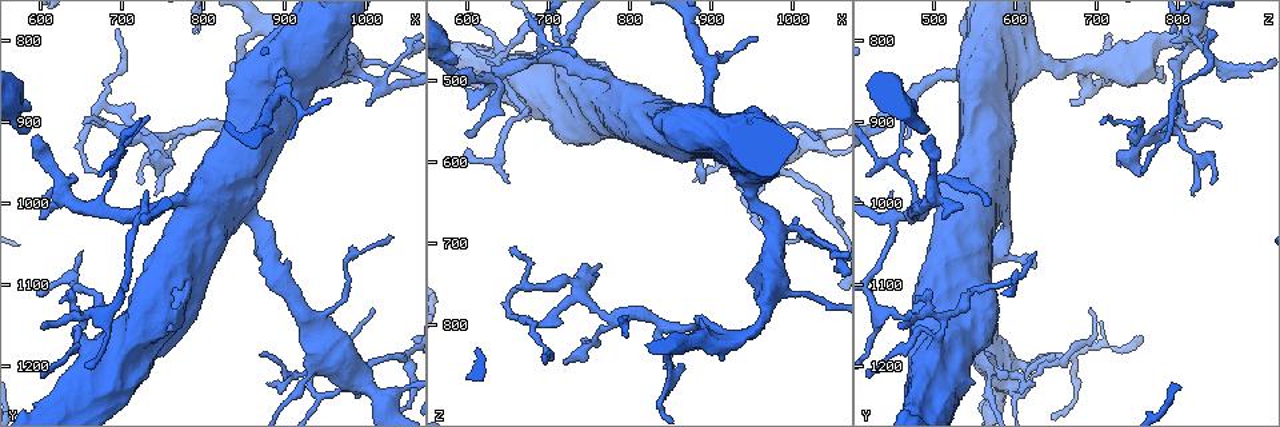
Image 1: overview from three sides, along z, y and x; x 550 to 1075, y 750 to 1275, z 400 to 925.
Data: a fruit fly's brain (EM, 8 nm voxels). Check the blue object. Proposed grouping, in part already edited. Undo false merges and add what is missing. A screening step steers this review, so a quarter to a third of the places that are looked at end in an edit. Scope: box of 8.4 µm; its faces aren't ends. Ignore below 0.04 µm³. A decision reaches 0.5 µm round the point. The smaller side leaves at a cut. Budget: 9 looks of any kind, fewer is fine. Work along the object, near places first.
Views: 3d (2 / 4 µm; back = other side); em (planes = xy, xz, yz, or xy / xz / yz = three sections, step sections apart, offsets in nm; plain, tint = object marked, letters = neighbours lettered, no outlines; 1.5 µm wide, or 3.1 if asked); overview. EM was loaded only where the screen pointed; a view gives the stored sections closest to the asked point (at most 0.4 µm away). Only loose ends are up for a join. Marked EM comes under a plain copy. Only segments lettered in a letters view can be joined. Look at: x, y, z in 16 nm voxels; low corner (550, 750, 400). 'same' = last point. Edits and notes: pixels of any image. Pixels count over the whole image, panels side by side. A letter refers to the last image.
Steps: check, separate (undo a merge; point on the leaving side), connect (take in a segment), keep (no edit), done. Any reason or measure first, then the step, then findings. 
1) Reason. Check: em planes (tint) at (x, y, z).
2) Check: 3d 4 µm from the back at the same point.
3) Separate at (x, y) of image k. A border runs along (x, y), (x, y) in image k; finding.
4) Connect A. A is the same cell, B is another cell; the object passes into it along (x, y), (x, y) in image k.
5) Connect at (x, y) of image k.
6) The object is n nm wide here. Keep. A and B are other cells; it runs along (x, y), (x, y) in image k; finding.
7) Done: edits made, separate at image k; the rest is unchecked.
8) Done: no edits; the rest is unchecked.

Free end. Check: 3d 4 µm at (745, 965, 750).

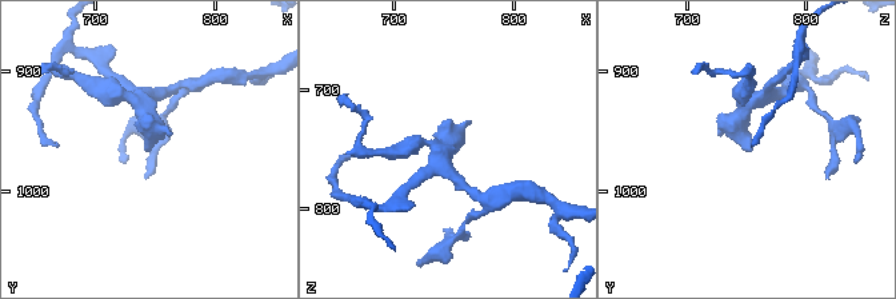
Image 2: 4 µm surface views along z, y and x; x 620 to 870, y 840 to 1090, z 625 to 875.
Check: em planes (letters) at (746, 966, 750).

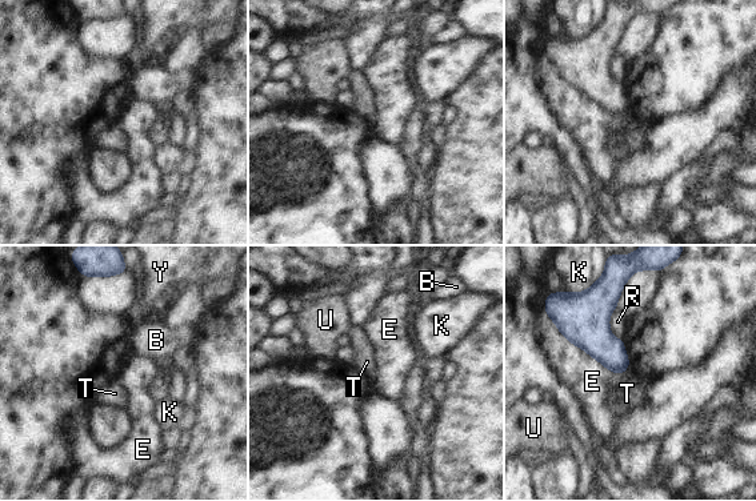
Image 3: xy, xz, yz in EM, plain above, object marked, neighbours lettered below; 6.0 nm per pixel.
The object is 180 nm wide here. Keep. B, E, K, R, T, U and Y are other cells; a border runs along (546, 311), (608, 369), (628, 368) in image 3; none of them fits.

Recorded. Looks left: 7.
Tapers out. Check: 3d 4 µm at (600, 1005, 565).

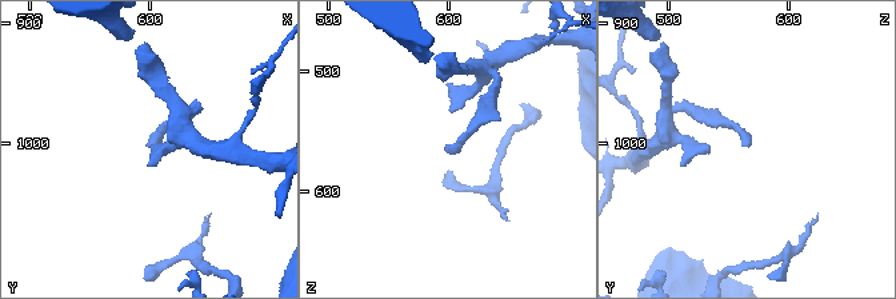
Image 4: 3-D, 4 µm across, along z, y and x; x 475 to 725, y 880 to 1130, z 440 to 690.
Check: em xy step 8 (letters) at (600, 1006, 562).

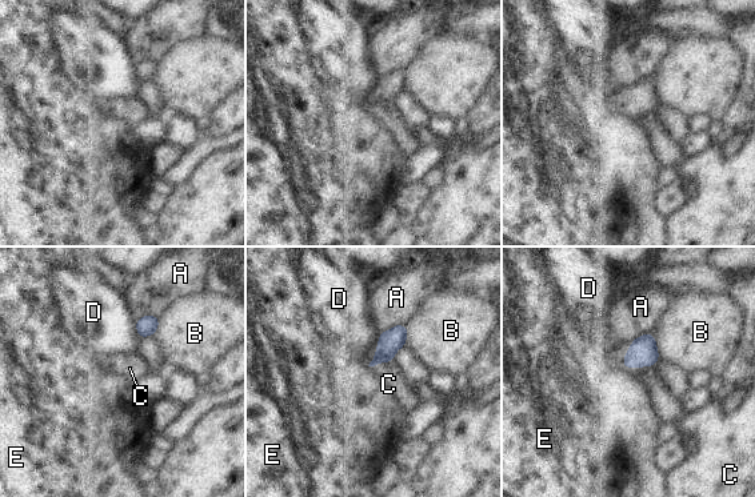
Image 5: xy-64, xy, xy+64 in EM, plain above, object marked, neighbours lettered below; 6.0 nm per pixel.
Cut it another way. Check: em planes (letters) at the same point.

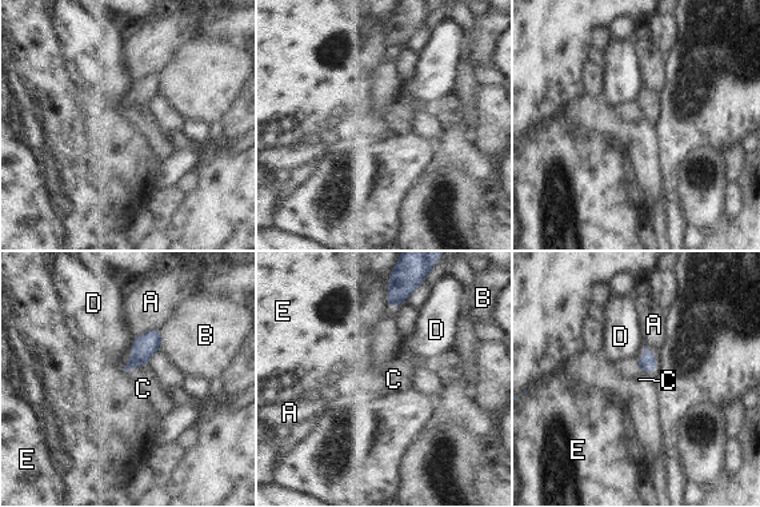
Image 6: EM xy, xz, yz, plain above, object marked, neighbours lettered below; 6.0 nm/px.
The object is 100 nm wide here. Keep. A, B, C, D and E are other cells; a border runs along (146, 366), (134, 366), (123, 371) in image 6; no lettered segment goes on from it.

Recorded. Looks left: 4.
Three arms meet. Check: 3d 4 µm from the back at (670, 1005, 475).

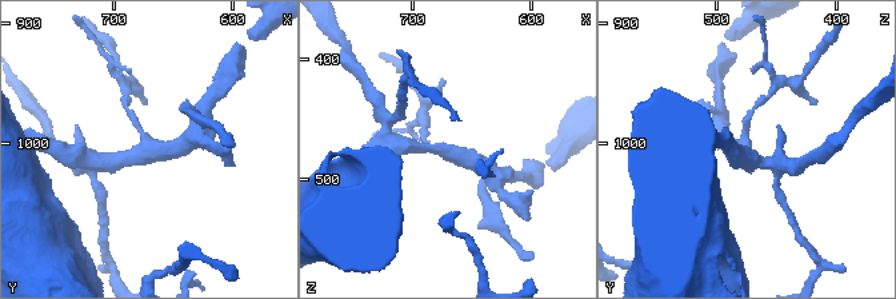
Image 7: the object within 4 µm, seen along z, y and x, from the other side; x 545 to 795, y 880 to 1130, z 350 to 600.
3 arms meet here. Check: em planes (tint) at (672, 1006, 476).

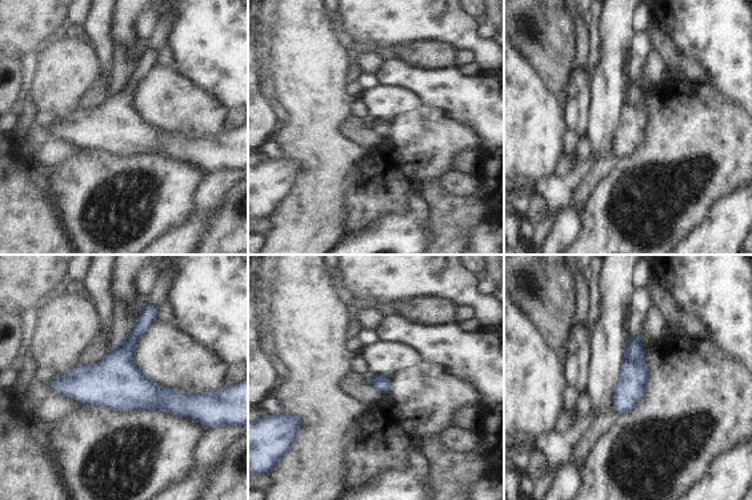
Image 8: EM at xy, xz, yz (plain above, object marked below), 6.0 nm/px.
What lies round it. Check: em planes (letters) at the same point.

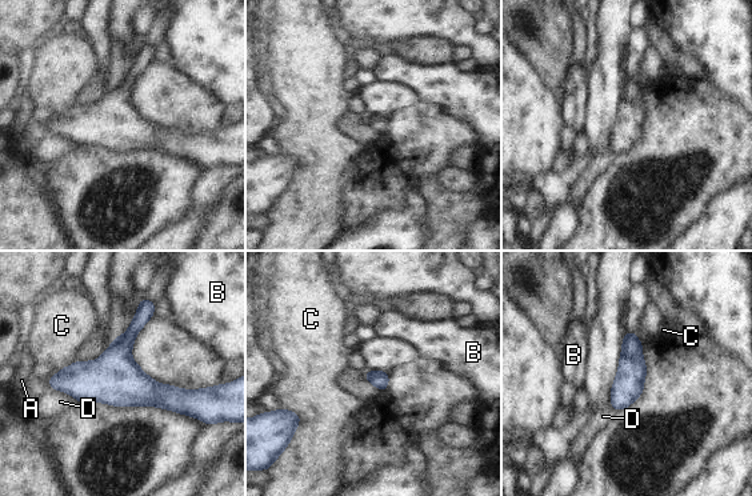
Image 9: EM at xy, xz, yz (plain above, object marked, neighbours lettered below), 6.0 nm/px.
Keep. A, B, C and D are other cells; a border runs along (52, 388), (70, 394), (80, 403) in image 9; all the same neuron.

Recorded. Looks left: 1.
Done: no edits; the rest is unchecked.

